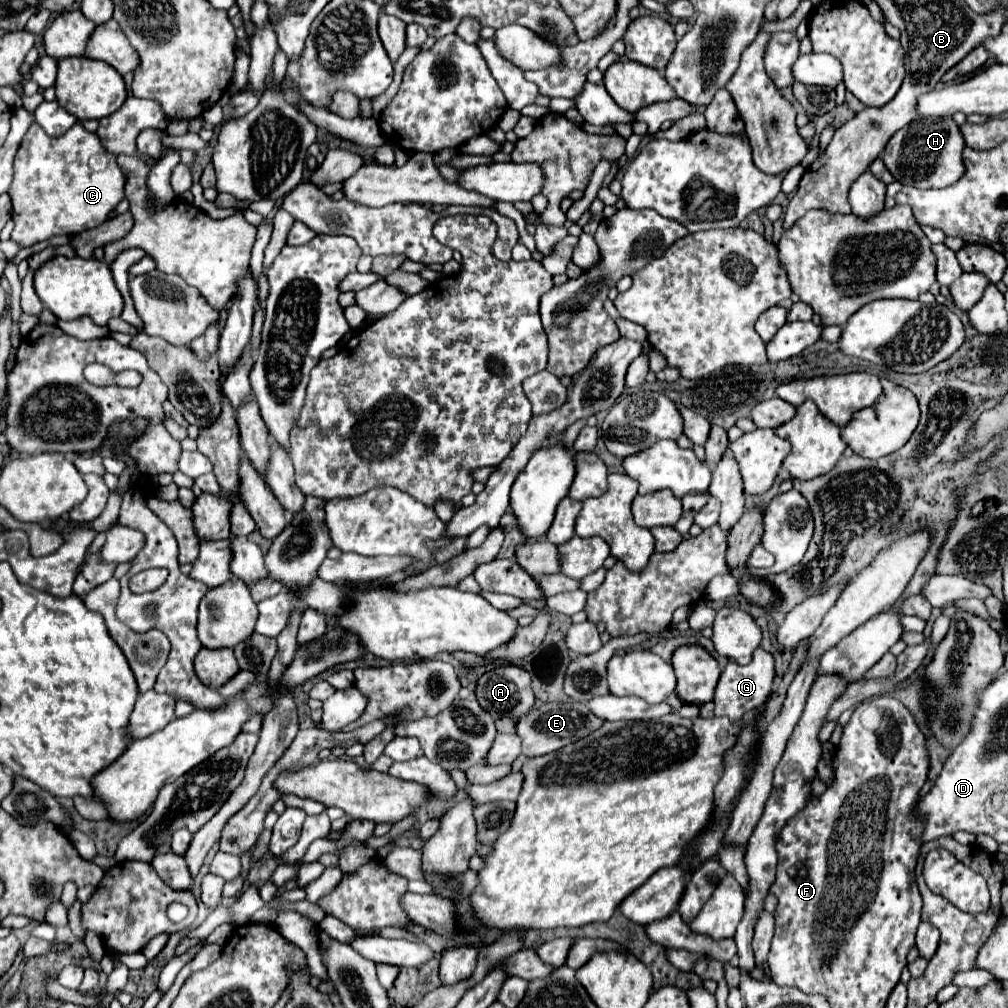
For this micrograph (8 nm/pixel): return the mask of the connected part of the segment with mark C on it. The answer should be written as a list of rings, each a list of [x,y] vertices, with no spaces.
[[[80,121],[61,137],[49,137],[37,123],[33,123],[21,141],[13,169],[15,177],[9,197],[13,201],[15,229],[11,239],[23,249],[53,235],[77,235],[81,231],[89,231],[89,227],[99,227],[107,219],[109,211],[113,211],[125,199],[125,175],[121,173],[115,155],[105,151],[99,137],[85,131]]]

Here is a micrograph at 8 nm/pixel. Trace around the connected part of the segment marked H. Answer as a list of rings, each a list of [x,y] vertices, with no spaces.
[[[925,117],[915,119],[913,123],[897,131],[889,139],[881,159],[889,173],[895,177],[895,181],[921,189],[939,189],[949,187],[963,177],[965,173],[965,165],[961,161],[963,147],[965,147],[963,135],[951,117],[945,119]]]

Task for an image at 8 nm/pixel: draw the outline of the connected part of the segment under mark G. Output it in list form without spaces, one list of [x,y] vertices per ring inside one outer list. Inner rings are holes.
[[[759,647],[753,653],[753,659],[747,667],[739,667],[737,663],[729,661],[725,671],[721,673],[721,679],[715,689],[715,715],[727,715],[731,723],[739,723],[745,715],[761,707],[761,703],[767,703],[771,691],[773,691],[773,681],[775,681],[775,659],[769,651]]]

